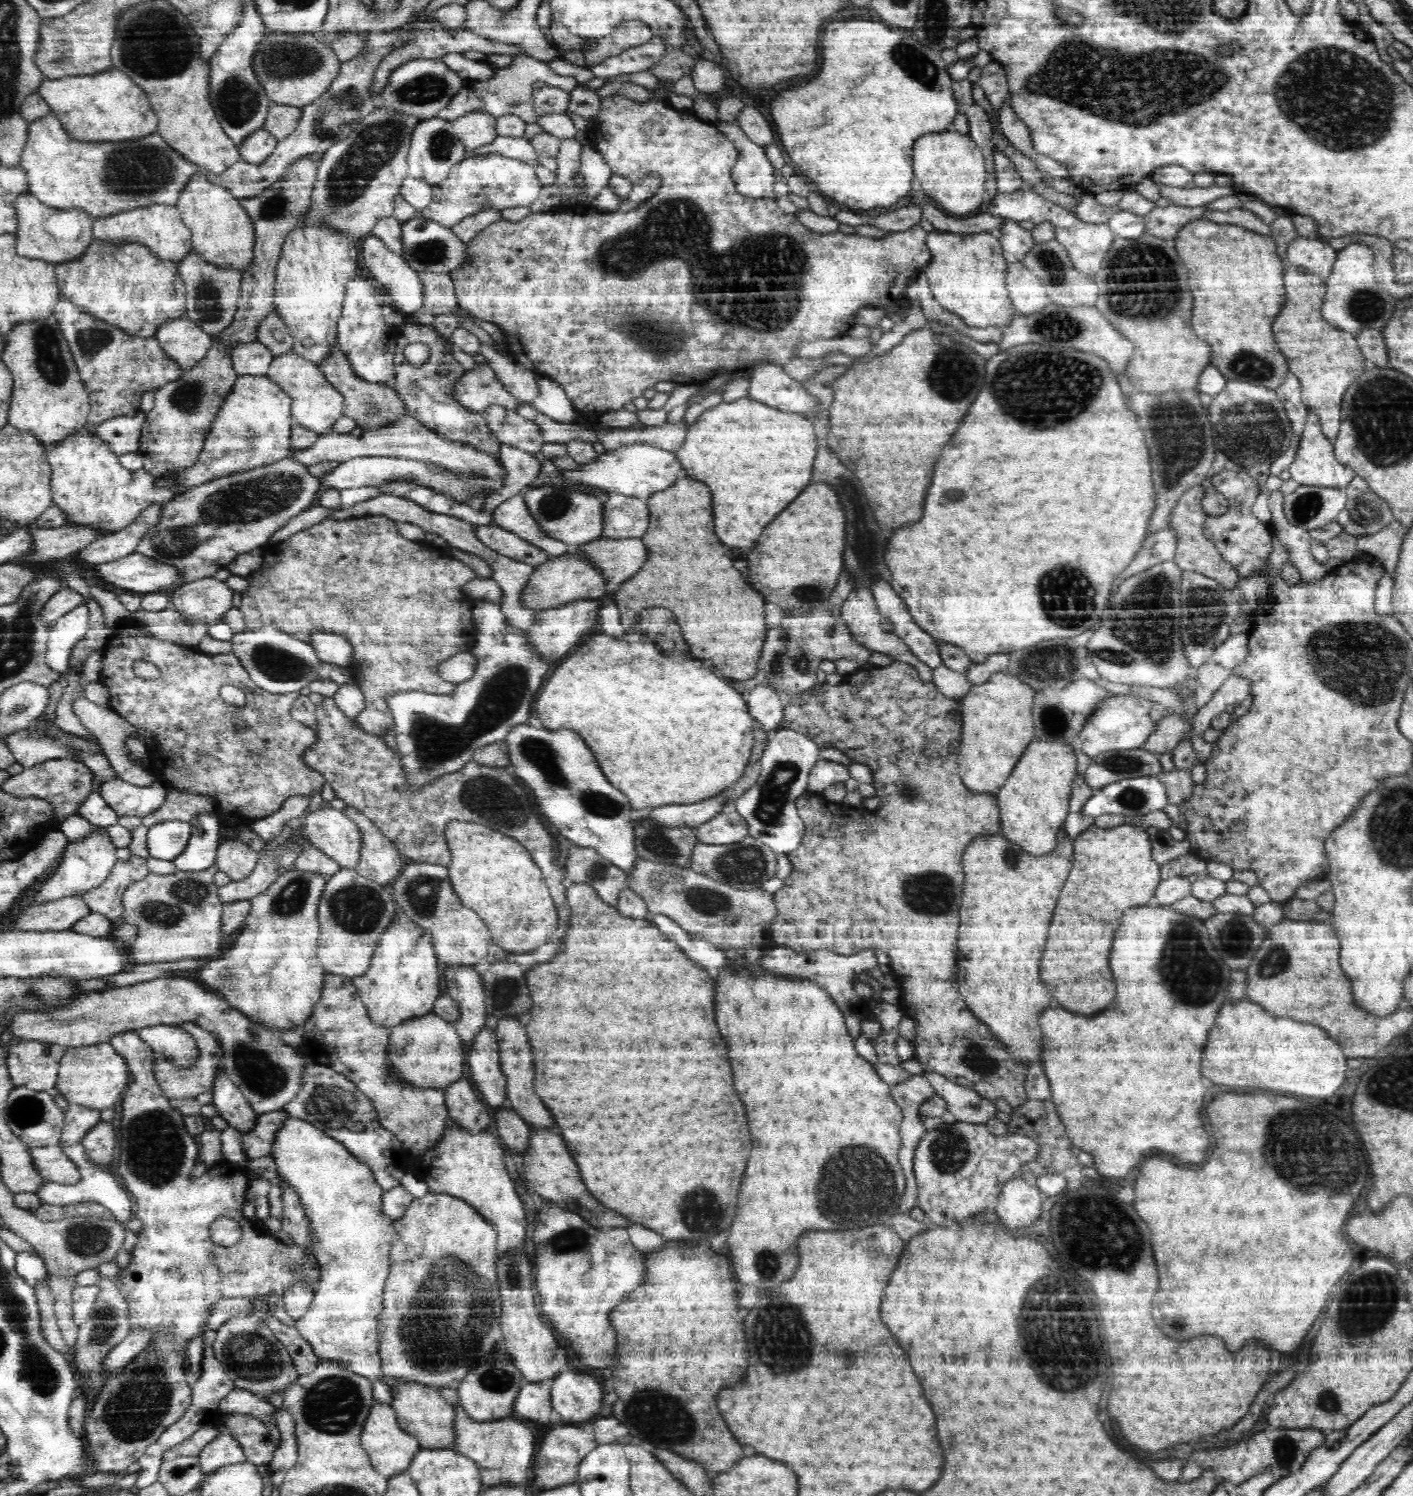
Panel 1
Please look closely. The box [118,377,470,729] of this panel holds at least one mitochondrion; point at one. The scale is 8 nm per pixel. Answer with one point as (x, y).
(246, 501)

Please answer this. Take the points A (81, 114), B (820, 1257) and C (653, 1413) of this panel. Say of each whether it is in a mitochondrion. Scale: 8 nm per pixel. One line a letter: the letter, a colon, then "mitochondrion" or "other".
A: other
B: other
C: mitochondrion

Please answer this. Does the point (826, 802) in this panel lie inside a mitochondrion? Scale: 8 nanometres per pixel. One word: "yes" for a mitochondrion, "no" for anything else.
no

